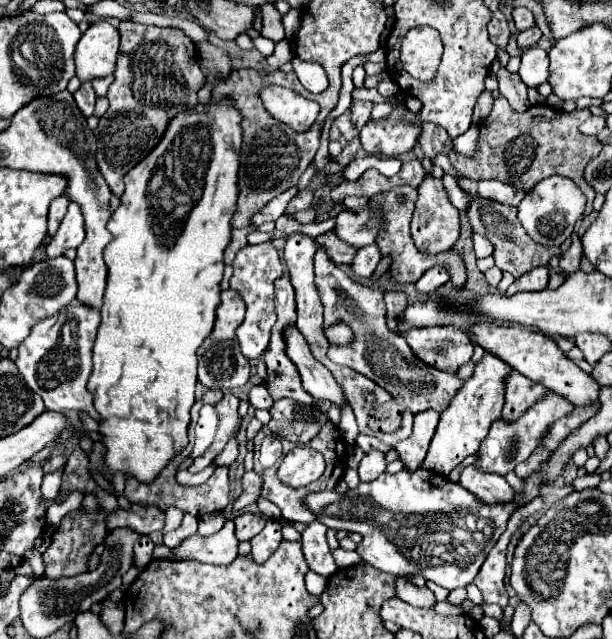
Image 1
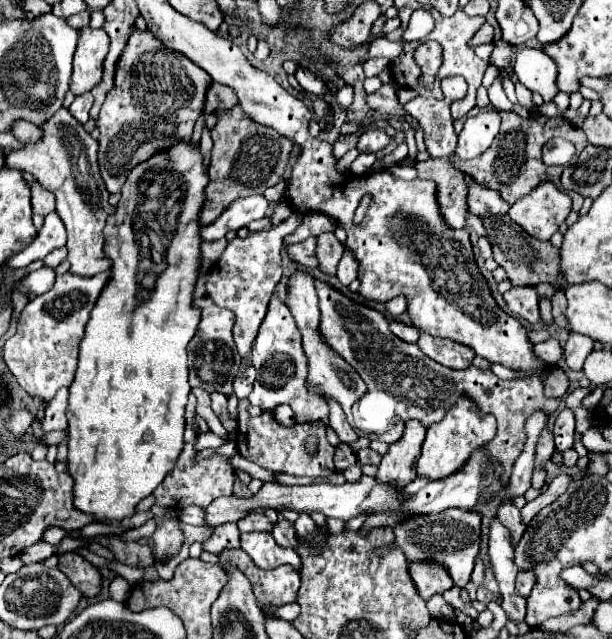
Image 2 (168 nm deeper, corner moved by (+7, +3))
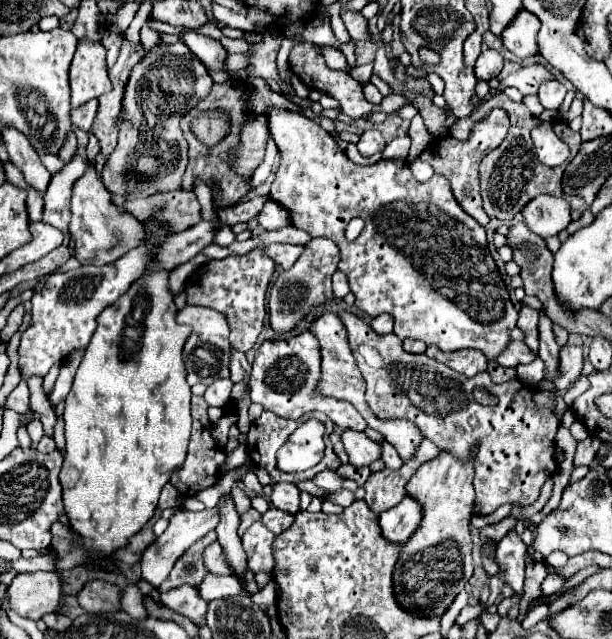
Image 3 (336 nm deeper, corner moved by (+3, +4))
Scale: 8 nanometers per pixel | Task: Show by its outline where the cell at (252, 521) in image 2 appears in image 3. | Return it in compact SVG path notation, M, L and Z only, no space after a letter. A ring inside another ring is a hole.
M269 507L269 511L261 517L261 521L265 523L265 527L269 531L273 531L275 535L279 535L287 527L291 527L291 523L295 521L295 515L287 513L287 511L281 511L281 509L275 509L275 507Z

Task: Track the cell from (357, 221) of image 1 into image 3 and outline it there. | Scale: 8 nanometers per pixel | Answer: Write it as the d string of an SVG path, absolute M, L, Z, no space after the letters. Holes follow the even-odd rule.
M311 239L301 257L295 261L293 267L281 271L277 279L269 287L269 317L271 317L271 329L275 333L287 333L293 331L313 307L319 307L333 299L331 291L331 275L337 271L339 263L339 251L337 245L329 239Z

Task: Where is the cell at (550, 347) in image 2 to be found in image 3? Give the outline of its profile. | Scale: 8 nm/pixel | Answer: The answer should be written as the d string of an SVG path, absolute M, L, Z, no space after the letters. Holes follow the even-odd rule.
M511 341L503 353L499 353L495 357L495 361L503 367L517 367L521 363L531 363L535 359L535 355L529 351L529 347L525 347L523 341Z

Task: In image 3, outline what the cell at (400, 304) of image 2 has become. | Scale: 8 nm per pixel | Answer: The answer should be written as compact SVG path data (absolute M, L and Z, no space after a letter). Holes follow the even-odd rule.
M379 315L379 317L375 317L375 319L371 321L371 327L375 327L375 333L387 335L387 333L393 331L393 321L391 321L387 315Z

